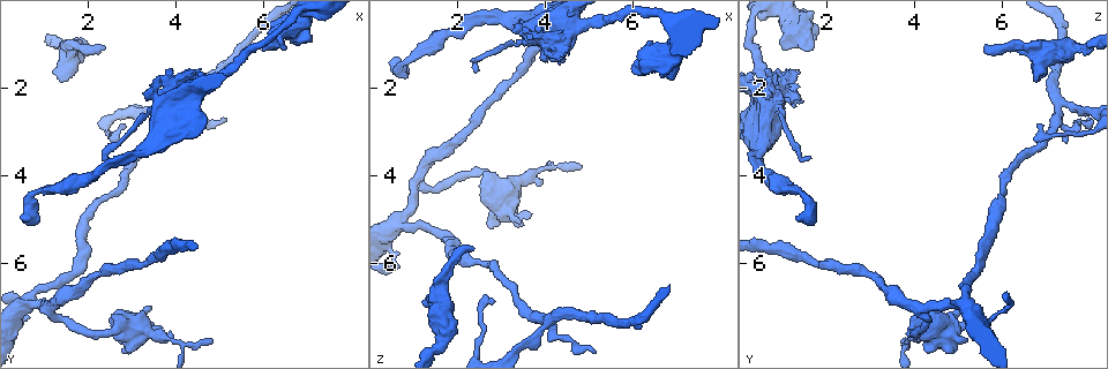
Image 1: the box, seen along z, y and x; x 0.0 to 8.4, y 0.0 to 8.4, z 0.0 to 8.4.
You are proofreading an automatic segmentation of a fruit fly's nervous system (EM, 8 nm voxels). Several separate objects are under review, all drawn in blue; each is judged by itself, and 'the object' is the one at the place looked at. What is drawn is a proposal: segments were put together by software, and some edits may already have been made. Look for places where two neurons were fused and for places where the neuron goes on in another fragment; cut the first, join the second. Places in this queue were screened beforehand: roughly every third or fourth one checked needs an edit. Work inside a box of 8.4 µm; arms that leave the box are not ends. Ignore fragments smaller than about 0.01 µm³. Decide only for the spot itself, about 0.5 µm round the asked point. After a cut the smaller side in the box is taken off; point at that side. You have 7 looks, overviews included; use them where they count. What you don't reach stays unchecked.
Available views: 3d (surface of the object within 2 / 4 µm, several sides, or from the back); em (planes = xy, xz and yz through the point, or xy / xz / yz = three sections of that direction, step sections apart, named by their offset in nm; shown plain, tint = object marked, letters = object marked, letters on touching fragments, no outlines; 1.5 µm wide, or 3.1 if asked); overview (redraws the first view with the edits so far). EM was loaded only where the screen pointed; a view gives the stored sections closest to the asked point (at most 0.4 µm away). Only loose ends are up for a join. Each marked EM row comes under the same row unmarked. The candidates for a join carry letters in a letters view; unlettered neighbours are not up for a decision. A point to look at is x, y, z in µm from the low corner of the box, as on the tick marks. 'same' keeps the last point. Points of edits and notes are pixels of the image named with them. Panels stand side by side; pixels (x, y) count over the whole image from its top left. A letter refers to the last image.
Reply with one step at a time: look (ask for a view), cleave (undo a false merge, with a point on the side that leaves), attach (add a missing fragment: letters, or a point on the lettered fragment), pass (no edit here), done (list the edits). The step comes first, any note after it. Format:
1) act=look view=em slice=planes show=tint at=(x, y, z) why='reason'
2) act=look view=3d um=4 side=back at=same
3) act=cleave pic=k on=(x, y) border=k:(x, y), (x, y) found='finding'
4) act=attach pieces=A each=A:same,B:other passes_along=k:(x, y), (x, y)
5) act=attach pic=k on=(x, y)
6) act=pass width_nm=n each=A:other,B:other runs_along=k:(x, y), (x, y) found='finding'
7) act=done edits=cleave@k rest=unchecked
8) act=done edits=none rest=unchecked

act=look view=em slice=planes show=letters at=(2.35, 1.10, 5.75) why='an open end'

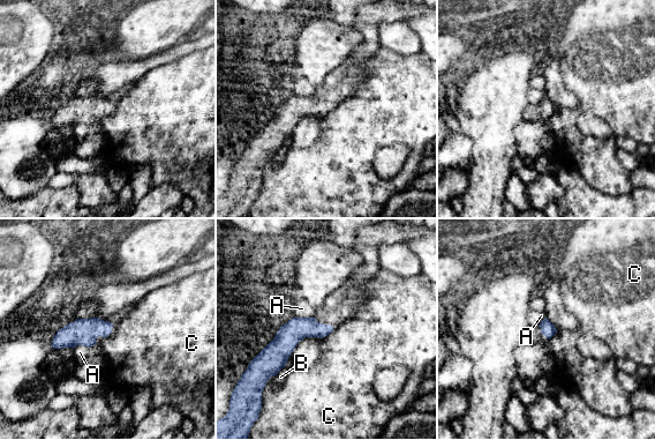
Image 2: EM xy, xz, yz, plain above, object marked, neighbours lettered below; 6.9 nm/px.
act=pass each=A:other,B:other,C:other found='no lettered fragment goes on from it'

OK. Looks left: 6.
act=look view=em slice=planes show=letters at=(4.05, 2.25, 1.45) why='stops while still wide'

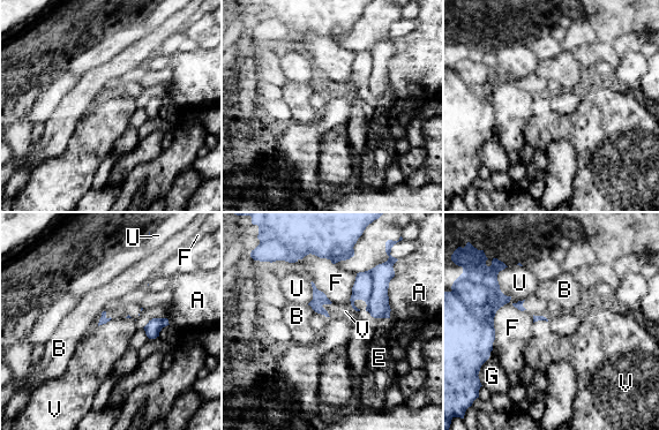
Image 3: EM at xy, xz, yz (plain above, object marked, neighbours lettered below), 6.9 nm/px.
act=pass each=A:other,B:other,E:other,F:other,G:other,U:other,V:other border=3:(323, 303), (322, 307), (330, 316) found='no lettered fragment goes on from it'

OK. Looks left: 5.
act=look view=3d um=2 at=(1.65, 1.05, 7.85) why='sudden change in width'

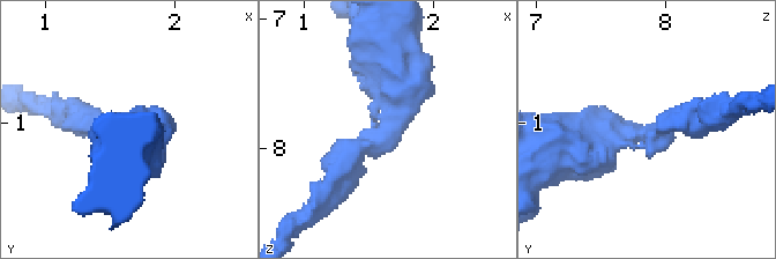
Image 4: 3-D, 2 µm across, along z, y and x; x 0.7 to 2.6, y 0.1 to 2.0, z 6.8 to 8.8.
act=look view=em slice=planes show=tint at=(1.66, 1.08, 7.84) arm_widths_nm=220,480

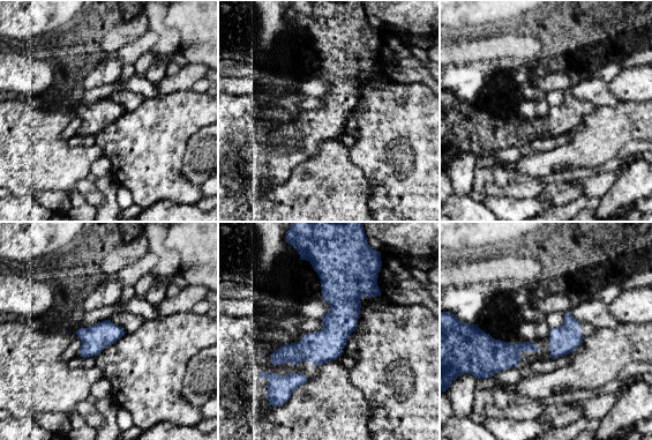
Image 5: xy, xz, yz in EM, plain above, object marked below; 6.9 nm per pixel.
act=look view=em slice=planes show=letters at=same

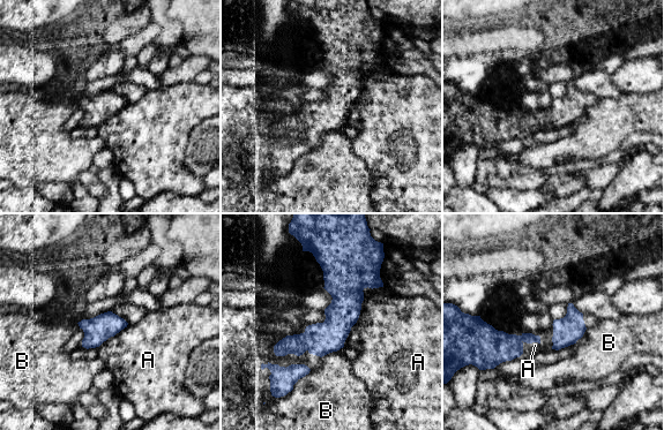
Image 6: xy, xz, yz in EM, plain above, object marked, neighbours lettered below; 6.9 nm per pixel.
act=pass width_nm=140 each=A:other,B:other border=6:(382, 286), (363, 291), (351, 326) found='all the same neuron'

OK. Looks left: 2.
act=done edits=none rest=unchecked

